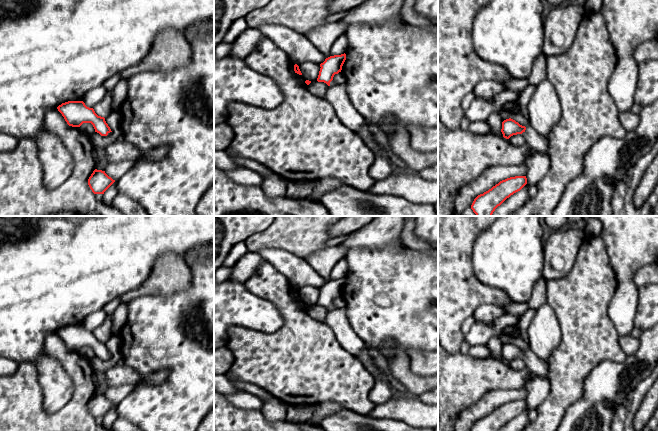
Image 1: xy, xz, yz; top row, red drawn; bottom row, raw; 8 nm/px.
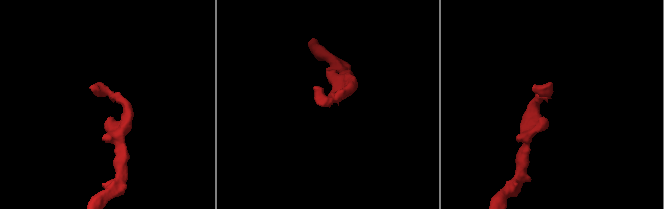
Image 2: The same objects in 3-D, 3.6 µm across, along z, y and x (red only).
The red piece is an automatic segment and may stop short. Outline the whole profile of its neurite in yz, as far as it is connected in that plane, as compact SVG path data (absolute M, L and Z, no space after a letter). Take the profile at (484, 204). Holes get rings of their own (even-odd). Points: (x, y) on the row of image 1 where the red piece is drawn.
M515 176L502 180L488 191L478 195L474 199L471 209L476 216L492 216L498 206L520 191L526 184L526 176Z

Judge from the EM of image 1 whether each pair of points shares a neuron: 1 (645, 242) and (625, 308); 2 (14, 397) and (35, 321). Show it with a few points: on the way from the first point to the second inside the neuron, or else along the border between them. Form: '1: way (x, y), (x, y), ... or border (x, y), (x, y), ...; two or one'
1: way (629, 258), (625, 262), (625, 292); one
2: border (19, 362), (33, 361), (37, 369), (38, 379); two

